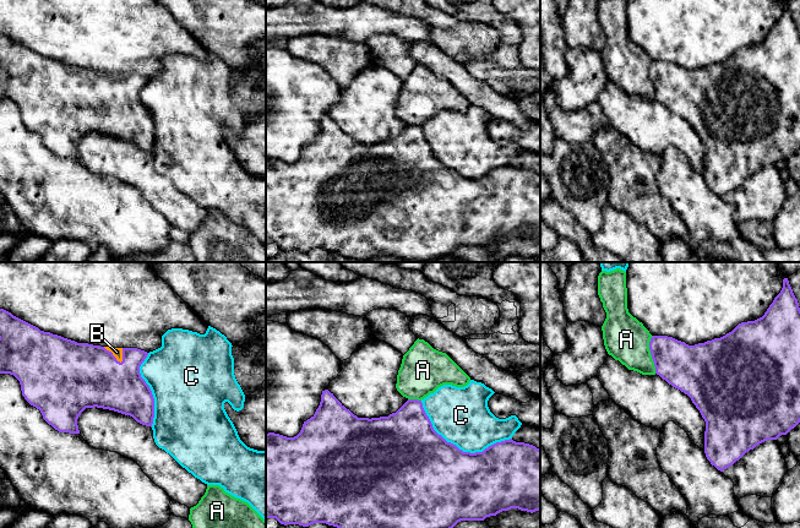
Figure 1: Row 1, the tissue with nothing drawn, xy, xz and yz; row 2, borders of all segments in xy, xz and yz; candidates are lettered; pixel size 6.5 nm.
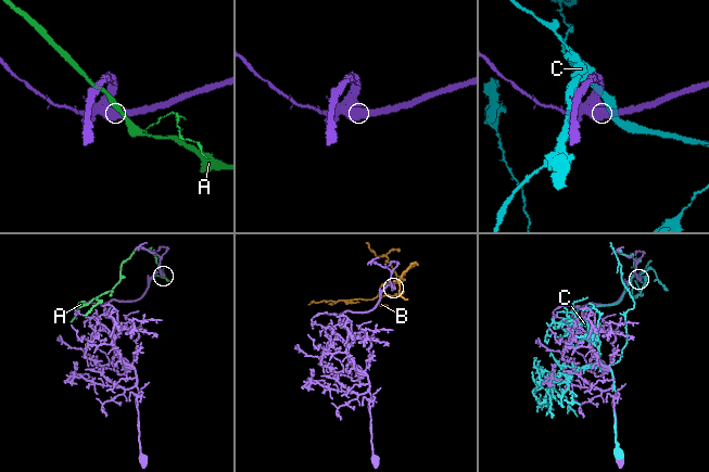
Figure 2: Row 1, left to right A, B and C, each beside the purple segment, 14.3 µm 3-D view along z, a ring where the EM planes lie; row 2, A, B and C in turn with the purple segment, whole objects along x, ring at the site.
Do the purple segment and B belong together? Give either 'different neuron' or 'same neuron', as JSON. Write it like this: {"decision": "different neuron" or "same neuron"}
{"decision": "same neuron"}

